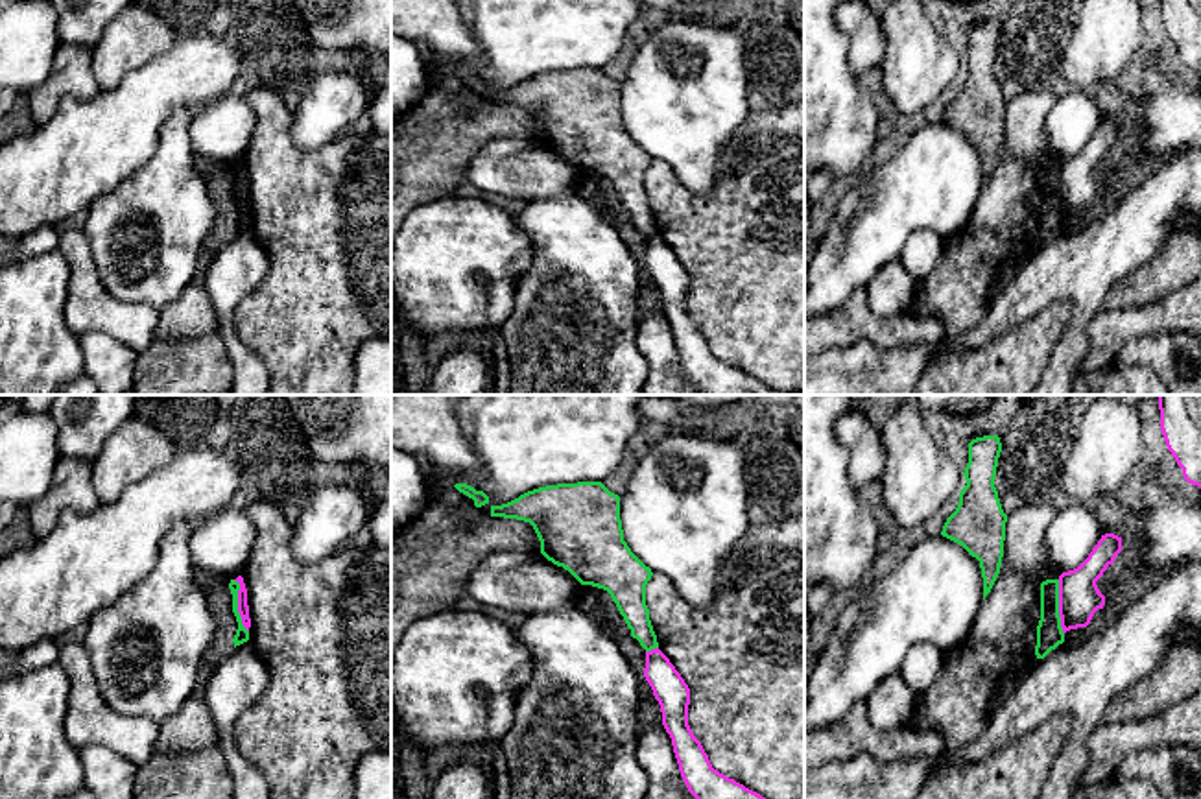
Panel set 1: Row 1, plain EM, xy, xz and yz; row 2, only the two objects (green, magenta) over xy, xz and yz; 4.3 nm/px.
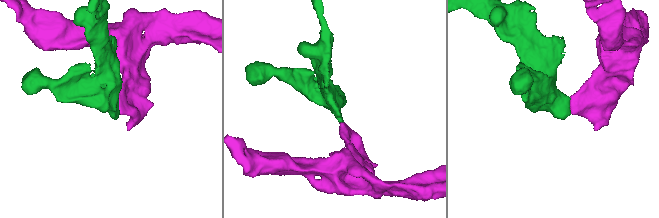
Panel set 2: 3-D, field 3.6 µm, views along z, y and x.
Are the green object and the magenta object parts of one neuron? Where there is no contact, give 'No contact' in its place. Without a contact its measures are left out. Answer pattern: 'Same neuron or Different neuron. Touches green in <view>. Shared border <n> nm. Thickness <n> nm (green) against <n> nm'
Different neuron. Touches green in xy. Shared border 240 nm. Thickness 60 nm (green) against 50 nm

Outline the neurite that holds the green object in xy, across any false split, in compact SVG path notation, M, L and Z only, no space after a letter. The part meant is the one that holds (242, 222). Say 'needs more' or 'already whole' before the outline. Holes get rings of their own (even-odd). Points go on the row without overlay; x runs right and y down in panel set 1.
already whole; M231 166L229 175L231 175L231 181L232 181L232 199L234 199L236 209L238 209L238 216L236 216L236 221L232 225L234 234L236 234L236 233L240 233L240 231L249 227L249 218L244 214L242 203L238 199L238 177L240 177L240 170Z

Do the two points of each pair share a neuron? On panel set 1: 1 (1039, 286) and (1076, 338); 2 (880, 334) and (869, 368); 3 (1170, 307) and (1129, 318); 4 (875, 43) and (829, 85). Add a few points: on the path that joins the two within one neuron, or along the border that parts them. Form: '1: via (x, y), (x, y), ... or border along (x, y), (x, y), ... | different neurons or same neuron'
1: via (1058, 286), (1078, 303), (1078, 320) | same neuron
2: border along (919, 344), (875, 347), (856, 342), (832, 347) | different neurons
3: via (1161, 316), (1139, 318) | same neuron
4: border along (836, 26), (847, 37), (847, 67), (855, 76) | different neurons

